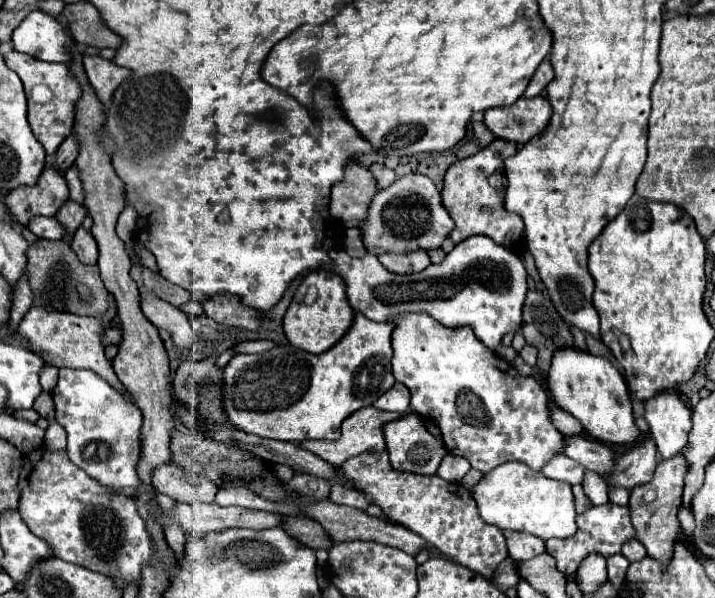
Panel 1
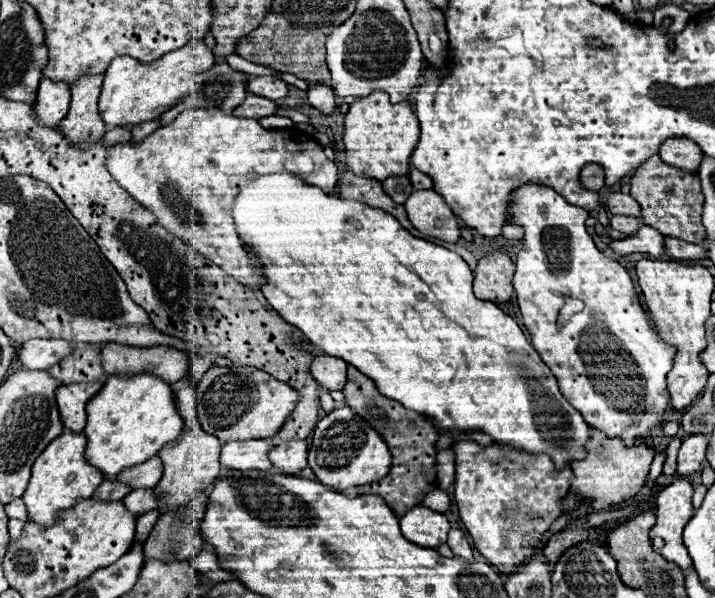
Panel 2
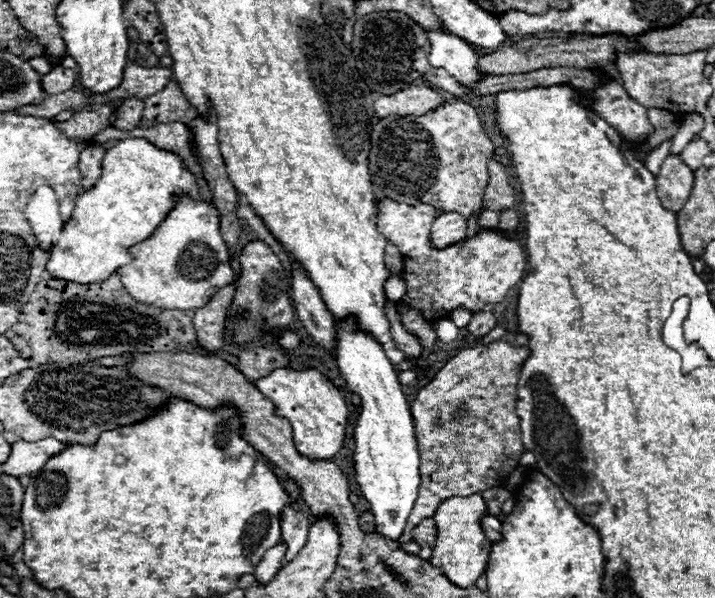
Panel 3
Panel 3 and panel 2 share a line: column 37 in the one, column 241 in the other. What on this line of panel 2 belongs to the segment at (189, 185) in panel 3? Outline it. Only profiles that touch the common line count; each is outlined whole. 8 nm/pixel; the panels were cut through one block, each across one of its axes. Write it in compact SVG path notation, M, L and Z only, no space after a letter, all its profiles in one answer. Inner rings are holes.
M276 172L276 174L266 174L260 176L258 180L250 182L240 190L236 202L234 202L234 222L240 238L250 246L250 252L256 254L256 258L264 266L264 274L268 278L266 286L262 288L262 294L270 302L270 306L282 314L286 322L296 326L310 344L318 346L324 354L342 358L344 362L356 366L362 374L374 380L376 388L380 394L386 398L392 398L400 402L404 408L414 410L418 414L428 416L440 430L446 432L484 432L492 436L494 442L502 446L512 446L514 450L526 452L526 454L548 454L554 462L554 470L560 472L564 468L570 468L572 460L582 460L586 458L586 442L590 440L590 426L584 422L584 418L574 410L568 400L560 394L556 376L550 372L550 368L542 362L540 354L534 350L534 346L526 340L522 328L508 316L504 314L494 302L488 300L478 300L472 294L472 270L468 264L452 250L414 238L408 230L400 226L400 222L372 206L366 206L362 202L354 200L344 200L336 198L332 194L326 194L314 186L304 184L300 178L296 178L290 172Z

